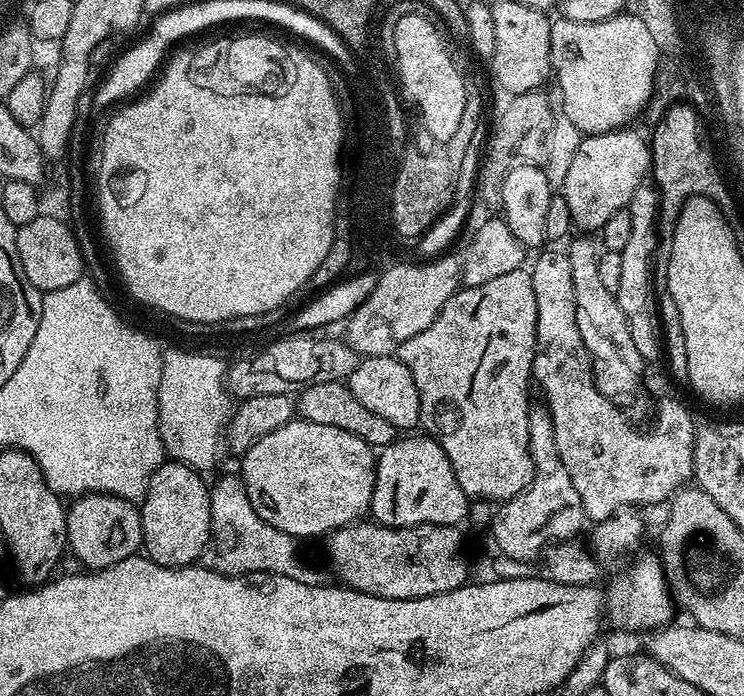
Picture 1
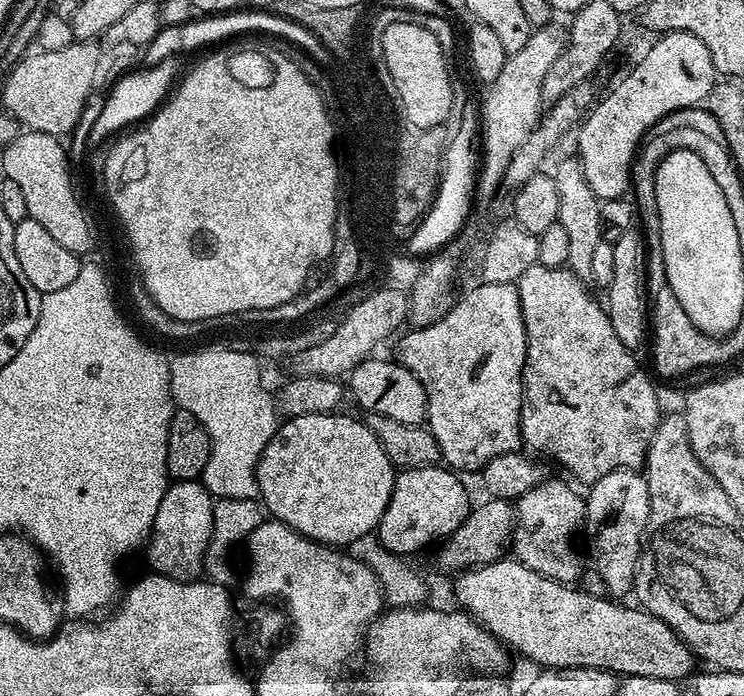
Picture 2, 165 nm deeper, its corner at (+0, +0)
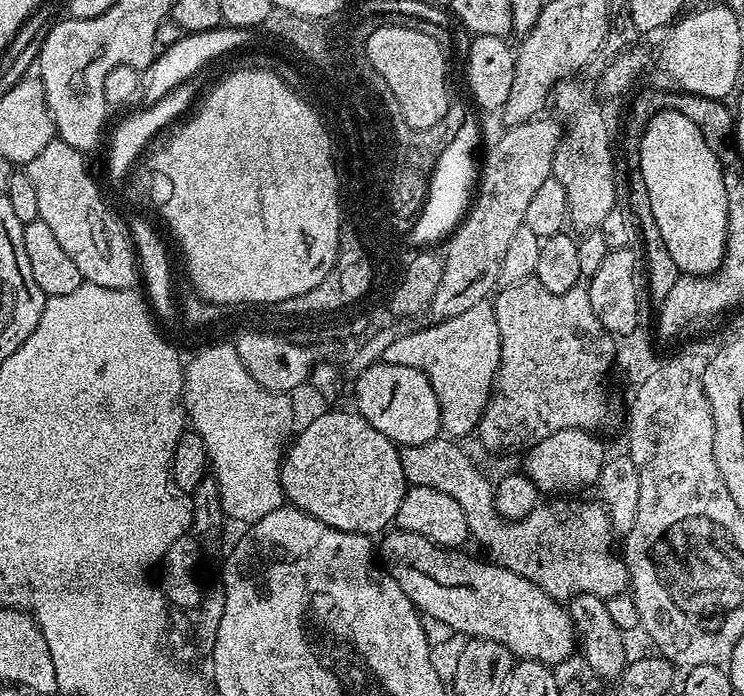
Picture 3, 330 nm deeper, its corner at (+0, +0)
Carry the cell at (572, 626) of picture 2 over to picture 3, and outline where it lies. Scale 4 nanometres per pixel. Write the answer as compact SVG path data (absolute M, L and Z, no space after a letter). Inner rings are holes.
M392 530L383 537L384 541L379 541L378 556L382 561L383 567L394 578L394 582L398 582L398 586L402 586L402 590L406 594L406 598L410 598L410 602L425 616L432 616L433 618L446 622L452 628L453 633L459 634L464 638L475 638L478 640L489 640L490 642L498 642L502 646L506 646L506 650L512 652L513 657L520 660L537 660L549 666L557 666L573 651L578 648L578 637L576 634L576 627L572 624L571 618L568 616L567 607L561 601L556 600L550 594L546 594L534 582L530 582L526 578L522 578L522 574L514 574L514 570L506 570L502 566L493 564L487 559L481 558L479 560L476 556L467 556L464 550L457 550L454 548L442 548L439 544L435 544L432 540L422 538L422 534L410 534L409 532L402 532L399 530Z

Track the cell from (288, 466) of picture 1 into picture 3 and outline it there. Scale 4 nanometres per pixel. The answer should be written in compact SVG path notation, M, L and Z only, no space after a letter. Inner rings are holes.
M355 410L324 412L299 432L300 429L287 445L280 465L280 485L285 501L291 507L318 518L318 522L326 522L326 526L334 530L357 532L363 536L383 533L395 521L398 506L402 506L402 498L410 487L402 474L400 448L396 443L386 438L386 434L374 430L374 426L370 426L370 422Z

